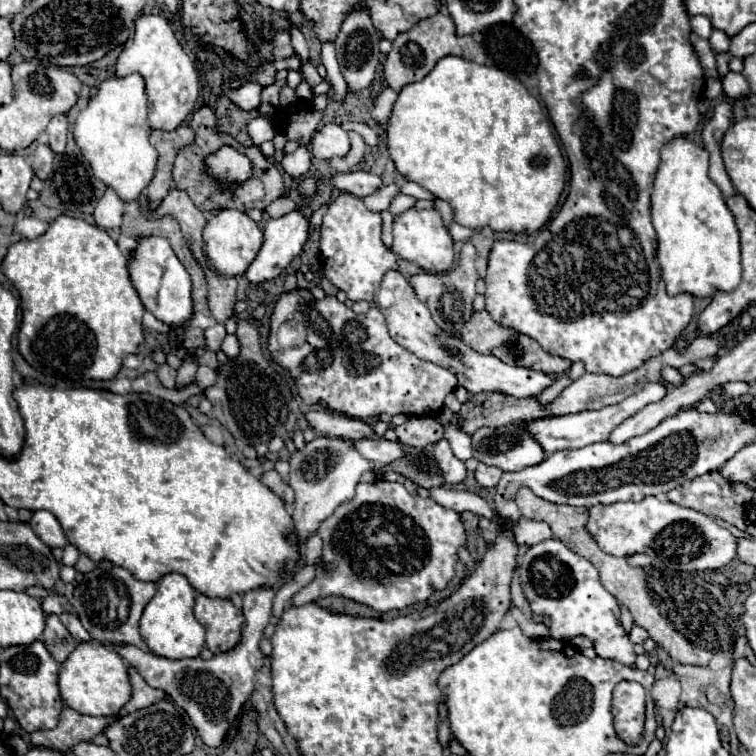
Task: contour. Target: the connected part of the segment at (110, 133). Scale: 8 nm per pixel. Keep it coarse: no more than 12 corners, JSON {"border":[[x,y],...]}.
{"border":[[138,73],[108,77],[74,123],[96,179],[134,201],[156,171]]}

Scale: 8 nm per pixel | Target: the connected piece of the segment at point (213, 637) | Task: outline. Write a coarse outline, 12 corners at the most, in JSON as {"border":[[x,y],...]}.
{"border":[[198,595],[194,615],[214,655],[238,645],[244,615],[228,599]]}

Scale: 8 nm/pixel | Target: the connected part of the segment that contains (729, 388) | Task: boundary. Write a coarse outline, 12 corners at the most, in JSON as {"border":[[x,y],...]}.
{"border":[[746,383],[722,385],[722,397],[732,399],[748,391]]}

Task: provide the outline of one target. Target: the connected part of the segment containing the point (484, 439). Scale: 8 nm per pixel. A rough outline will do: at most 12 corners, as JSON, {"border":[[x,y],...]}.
{"border":[[508,427],[472,435],[474,457],[502,471],[522,471],[546,453]]}

